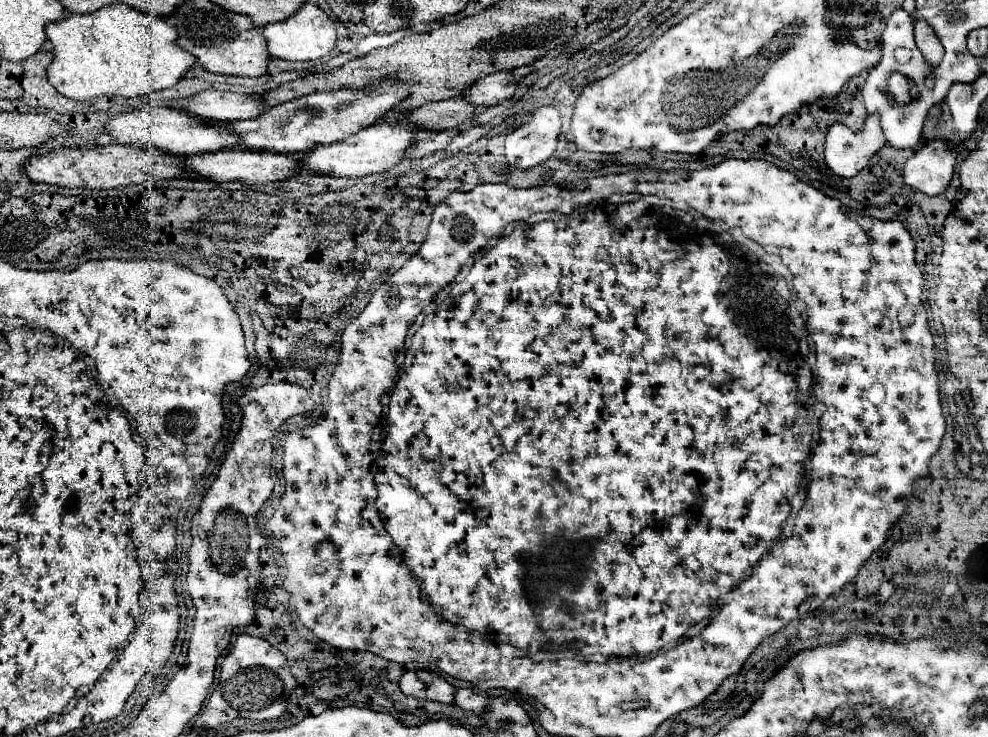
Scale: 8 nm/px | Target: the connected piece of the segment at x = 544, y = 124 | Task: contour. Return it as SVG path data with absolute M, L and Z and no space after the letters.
M552 105L540 107L532 119L520 127L516 127L512 133L506 135L506 159L518 167L518 169L530 169L540 163L544 163L548 157L552 157L556 149L556 139L560 131L560 121L558 121L558 111Z

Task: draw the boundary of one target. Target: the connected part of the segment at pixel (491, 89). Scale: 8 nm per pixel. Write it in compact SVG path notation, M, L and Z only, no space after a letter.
M492 73L490 77L484 77L470 85L470 89L464 93L468 103L476 107L490 107L498 105L504 99L512 97L516 89L516 79L510 77L510 73Z

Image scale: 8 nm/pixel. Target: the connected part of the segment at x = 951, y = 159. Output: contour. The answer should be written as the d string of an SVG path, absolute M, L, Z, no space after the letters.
M932 141L916 151L904 165L904 183L934 197L950 185L956 163L954 143Z

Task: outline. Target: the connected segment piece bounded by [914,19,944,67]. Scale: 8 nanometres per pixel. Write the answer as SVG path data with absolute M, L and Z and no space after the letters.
M916 19L916 31L914 31L914 37L916 37L916 45L920 49L924 59L936 67L942 57L944 57L944 47L940 43L940 39L934 35L934 31L930 29L930 25L922 19Z

